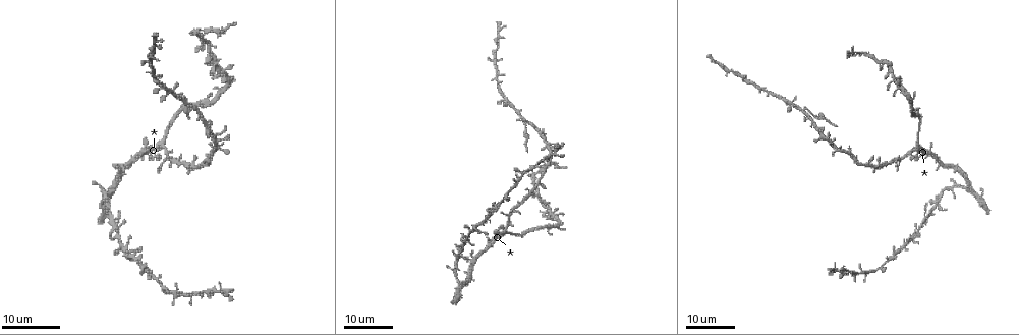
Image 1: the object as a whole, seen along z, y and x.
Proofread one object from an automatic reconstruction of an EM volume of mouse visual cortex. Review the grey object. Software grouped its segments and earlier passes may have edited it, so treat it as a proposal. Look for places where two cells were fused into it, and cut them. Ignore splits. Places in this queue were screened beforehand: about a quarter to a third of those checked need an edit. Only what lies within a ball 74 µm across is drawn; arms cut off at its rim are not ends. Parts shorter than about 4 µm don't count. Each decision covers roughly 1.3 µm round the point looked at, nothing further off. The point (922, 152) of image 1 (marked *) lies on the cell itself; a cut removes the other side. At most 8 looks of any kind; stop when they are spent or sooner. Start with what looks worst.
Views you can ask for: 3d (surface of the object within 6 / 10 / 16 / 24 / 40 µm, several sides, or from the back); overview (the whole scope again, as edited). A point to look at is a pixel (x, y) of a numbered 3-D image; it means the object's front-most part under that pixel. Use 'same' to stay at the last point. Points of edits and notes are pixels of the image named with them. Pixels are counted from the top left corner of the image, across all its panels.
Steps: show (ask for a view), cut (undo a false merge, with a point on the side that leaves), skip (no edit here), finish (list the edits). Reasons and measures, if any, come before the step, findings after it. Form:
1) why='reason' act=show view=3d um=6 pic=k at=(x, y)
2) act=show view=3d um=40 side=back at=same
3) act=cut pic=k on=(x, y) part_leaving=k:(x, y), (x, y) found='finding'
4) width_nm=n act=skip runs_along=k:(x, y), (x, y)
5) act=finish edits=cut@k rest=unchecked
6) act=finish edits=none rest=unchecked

why='thin arm on a thick one' act=show view=3d um=24 pic=1 at=(804, 110)

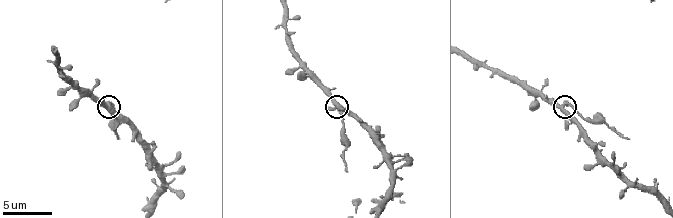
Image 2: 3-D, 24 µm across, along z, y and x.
act=show view=3d um=6 pic=2 at=(561, 107)

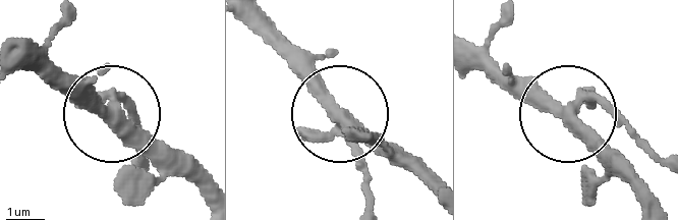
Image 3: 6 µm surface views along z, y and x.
act=cut pic=3 on=(366, 183) part_leaving=3:(354, 150), (363, 205) found='a second cell is stuck on'

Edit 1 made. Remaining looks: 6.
why='see it whole again' act=show view=overview

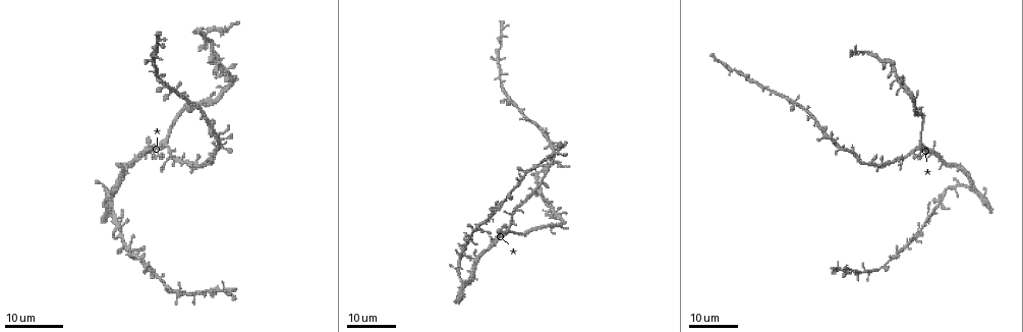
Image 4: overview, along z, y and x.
act=show view=3d um=16 pic=4 at=(459, 280)

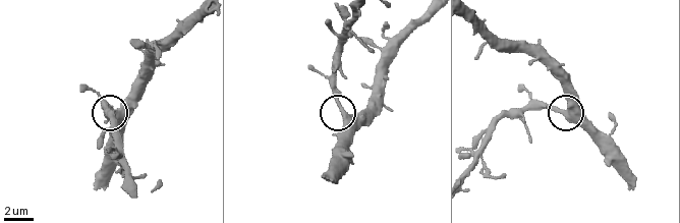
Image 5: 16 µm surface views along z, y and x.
why='closer look' act=show view=3d um=6 pic=5 at=(563, 111)

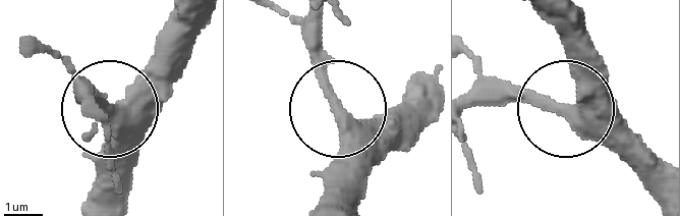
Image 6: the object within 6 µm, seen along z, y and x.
side_arm_um=7 act=skip found='all the same cell'

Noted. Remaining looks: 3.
why='small branch off a trunk' act=show view=3d um=24 pic=4 at=(538, 176)

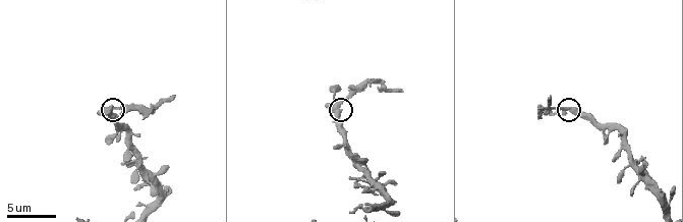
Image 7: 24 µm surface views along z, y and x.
act=show view=3d um=6 pic=7 at=(569, 107)

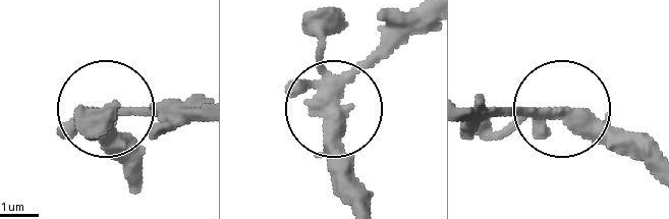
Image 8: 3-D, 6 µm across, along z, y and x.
arms=4 act=cut pic=8 on=(134, 114) found='a second cell is stuck on'

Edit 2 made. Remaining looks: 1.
why='narrows sharply' act=show view=3d um=16 pic=2 at=(487, 66)

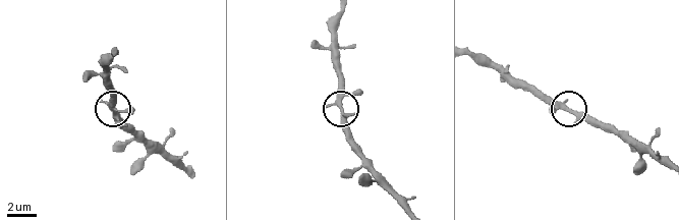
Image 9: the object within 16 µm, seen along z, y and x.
arms=4 act=skip found='all the same cell'

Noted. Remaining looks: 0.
act=finish edits=cut@3,cut@8 rest=unchecked

